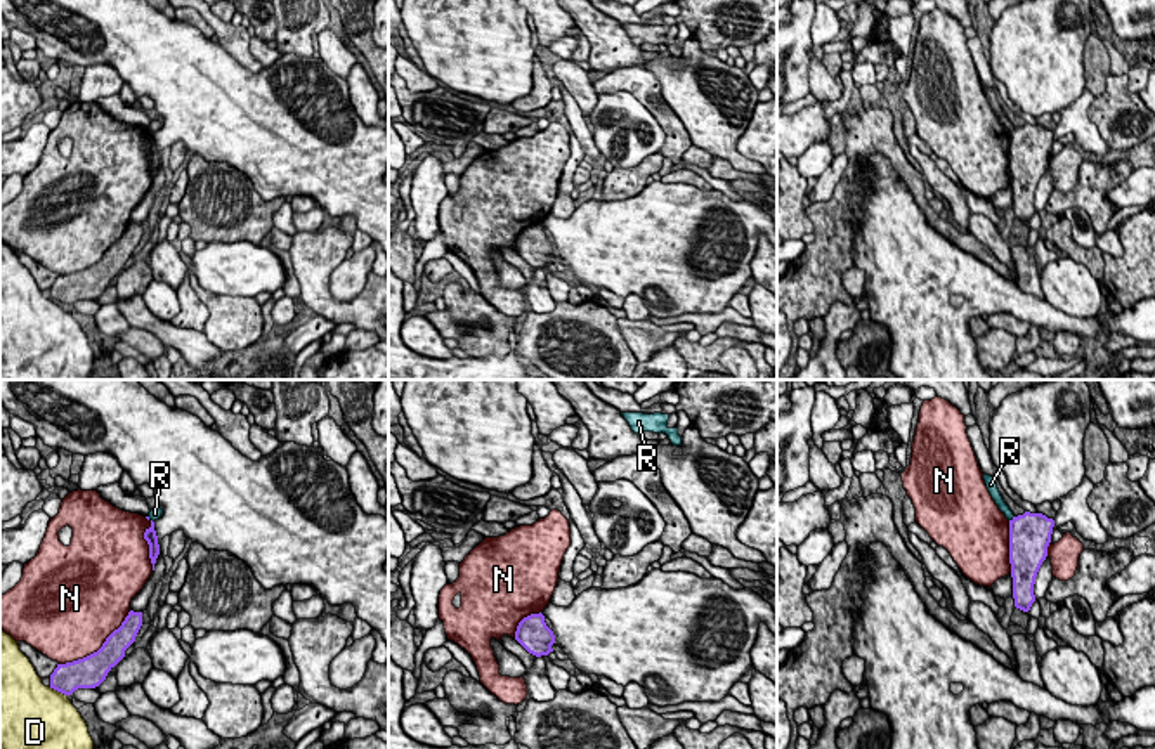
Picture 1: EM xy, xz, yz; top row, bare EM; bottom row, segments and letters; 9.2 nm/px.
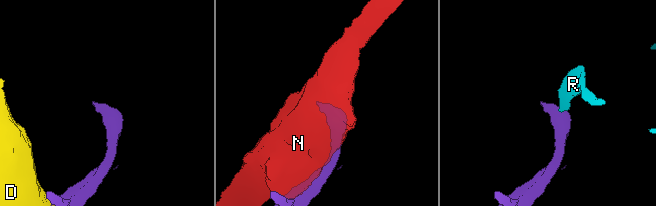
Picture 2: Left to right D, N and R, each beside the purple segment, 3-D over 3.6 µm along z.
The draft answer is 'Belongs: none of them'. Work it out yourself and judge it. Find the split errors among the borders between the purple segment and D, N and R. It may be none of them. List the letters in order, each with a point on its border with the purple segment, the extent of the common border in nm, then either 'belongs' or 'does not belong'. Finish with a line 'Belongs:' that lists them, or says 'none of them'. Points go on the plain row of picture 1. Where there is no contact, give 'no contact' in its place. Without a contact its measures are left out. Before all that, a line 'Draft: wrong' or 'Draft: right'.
Draft: right
D: xy (58, 302) | 190 nm | does not belong
N: xy (99, 260) | 850 nm | does not belong
R: yz (1013, 130) | 70 nm | does not belong
Belongs: none of them

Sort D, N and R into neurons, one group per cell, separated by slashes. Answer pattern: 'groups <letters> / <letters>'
groups D / N / R

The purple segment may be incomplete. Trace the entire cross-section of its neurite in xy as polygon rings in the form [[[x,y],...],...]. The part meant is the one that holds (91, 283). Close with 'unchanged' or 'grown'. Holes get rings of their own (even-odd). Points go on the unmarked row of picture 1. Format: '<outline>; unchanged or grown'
[[[130,222],[121,238],[106,250],[97,264],[73,274],[57,276],[50,286],[50,300],[71,307],[78,300],[99,298],[125,269],[125,262],[135,253],[140,238],[142,224]]]; unchanged

